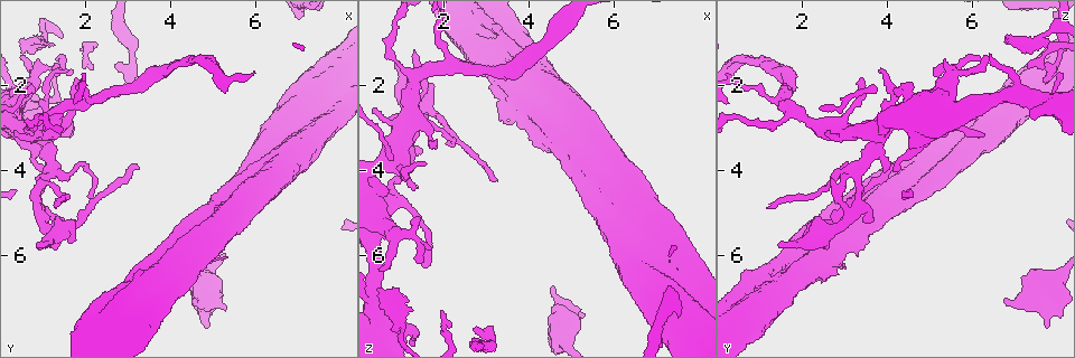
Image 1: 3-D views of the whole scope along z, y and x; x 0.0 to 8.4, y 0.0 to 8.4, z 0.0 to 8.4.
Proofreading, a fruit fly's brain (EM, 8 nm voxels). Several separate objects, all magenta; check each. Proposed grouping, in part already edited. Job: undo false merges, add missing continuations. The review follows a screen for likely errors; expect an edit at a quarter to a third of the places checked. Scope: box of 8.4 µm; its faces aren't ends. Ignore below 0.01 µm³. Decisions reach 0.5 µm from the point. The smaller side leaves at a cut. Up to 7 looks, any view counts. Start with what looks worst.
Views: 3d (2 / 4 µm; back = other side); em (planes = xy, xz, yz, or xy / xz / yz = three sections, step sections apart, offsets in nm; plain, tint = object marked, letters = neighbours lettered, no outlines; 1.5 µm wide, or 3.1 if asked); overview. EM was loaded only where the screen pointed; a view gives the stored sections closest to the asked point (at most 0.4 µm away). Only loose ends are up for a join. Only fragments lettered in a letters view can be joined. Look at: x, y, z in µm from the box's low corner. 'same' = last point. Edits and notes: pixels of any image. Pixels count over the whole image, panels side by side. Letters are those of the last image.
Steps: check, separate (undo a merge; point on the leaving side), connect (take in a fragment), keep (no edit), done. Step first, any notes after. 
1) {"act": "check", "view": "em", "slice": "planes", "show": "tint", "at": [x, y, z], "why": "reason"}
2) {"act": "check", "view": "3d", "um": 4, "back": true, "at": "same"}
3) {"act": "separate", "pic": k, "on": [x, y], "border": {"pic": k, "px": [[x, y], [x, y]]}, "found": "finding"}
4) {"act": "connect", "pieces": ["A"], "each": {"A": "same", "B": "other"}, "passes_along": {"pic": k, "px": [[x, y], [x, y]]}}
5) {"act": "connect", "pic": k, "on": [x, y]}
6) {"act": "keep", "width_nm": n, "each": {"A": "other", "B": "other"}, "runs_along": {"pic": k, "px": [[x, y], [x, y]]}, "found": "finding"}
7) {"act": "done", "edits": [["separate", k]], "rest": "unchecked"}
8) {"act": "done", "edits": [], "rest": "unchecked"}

{"act": "check", "view": "3d", "um": 2, "at": [4.85, 7.75, 7.75], "why": "branch stops here"}

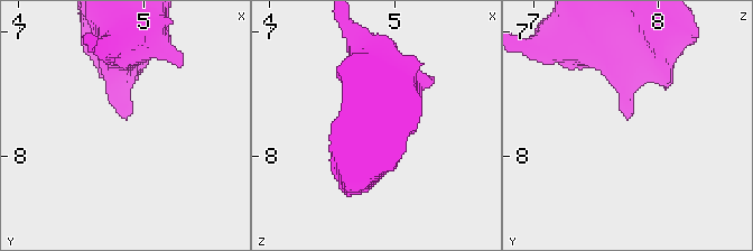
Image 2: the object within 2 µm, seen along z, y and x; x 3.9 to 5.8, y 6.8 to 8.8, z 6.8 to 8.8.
{"act": "check", "view": "em", "slice": "planes", "show": "letters", "at": [4.84, 7.70, 7.76], "why": "shape alone is not enough"}

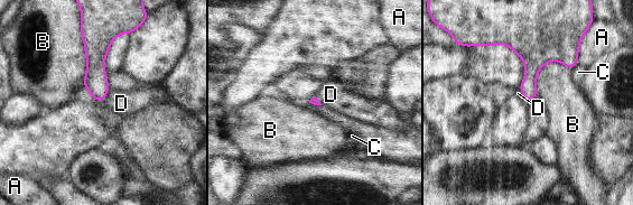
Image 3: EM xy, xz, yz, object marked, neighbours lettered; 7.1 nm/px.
{"act": "keep", "each": {"A": "other", "B": "other", "C": "other", "D": "other"}, "border": {"pic": 3, "px": [[110, 89], [102, 101]]}, "found": "no lettered fragment goes on from it"}

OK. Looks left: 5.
{"act": "check", "view": "em", "slice": "yz", "step": 4, "show": "letters", "at": [3.15, 1.90, 7.60], "why": "an open end"}

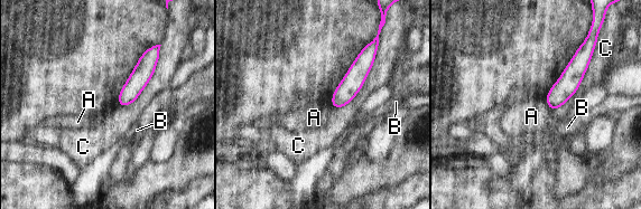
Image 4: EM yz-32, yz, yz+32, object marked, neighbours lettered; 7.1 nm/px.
{"act": "check", "view": "em", "slice": "planes", "show": "letters", "at": "same"}

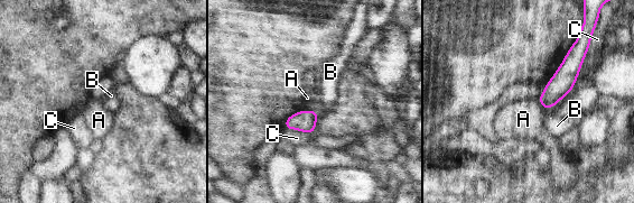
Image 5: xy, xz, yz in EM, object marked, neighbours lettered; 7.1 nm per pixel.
{"act": "keep", "each": {"A": "other", "B": "other", "C": "other"}, "found": "no lettered fragment goes on from it"}

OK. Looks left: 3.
{"act": "check", "view": "em", "slice": "yz", "step": 8, "show": "letters", "at": [6.15, 3.15, 5.90], "why": "free end"}

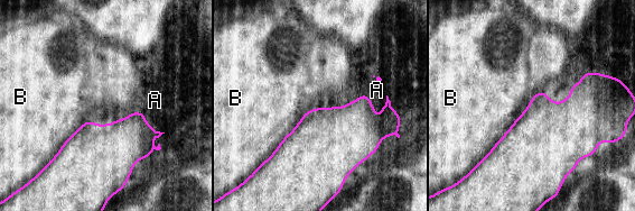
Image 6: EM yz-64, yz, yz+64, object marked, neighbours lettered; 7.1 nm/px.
{"act": "connect", "pieces": ["A"], "each": {"A": "same", "B": "other"}, "found": "the neuron continues"}

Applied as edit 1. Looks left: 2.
{"act": "done", "edits": [["connect", 6]], "rest": "unchecked"}

